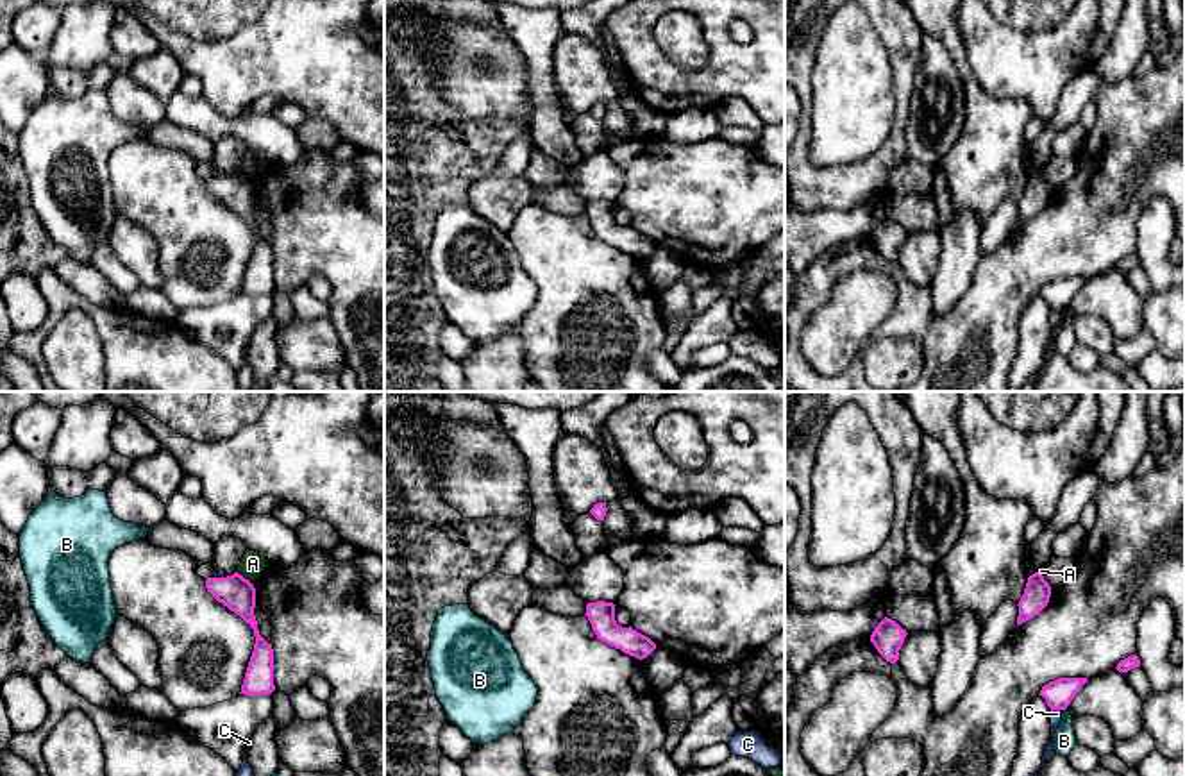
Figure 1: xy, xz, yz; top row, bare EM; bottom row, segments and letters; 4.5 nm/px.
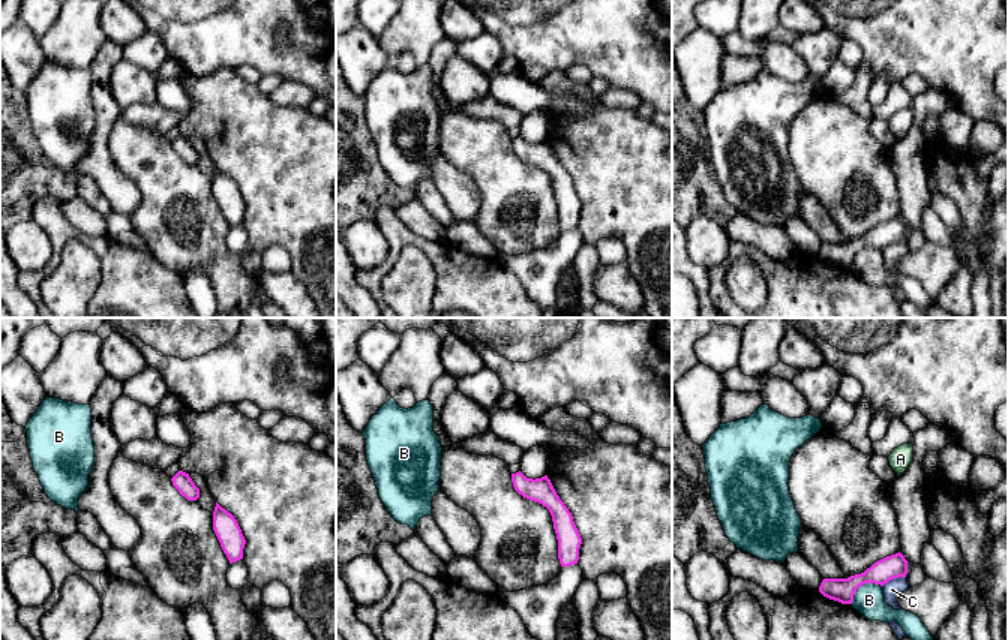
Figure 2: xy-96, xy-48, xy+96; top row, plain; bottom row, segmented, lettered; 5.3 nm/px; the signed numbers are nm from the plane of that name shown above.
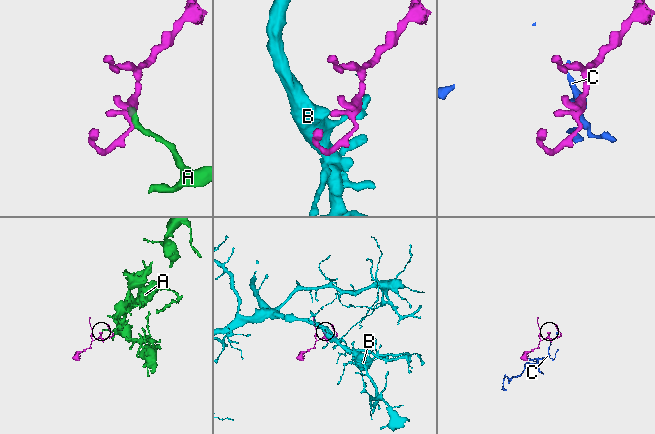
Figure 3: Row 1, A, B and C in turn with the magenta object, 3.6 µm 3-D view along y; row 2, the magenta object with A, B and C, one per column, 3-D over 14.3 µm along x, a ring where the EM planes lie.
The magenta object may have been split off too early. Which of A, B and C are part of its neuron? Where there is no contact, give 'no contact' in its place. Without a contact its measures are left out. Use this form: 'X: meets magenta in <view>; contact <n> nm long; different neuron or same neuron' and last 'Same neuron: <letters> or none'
A: meets magenta in xy; contact 90 nm long; different neuron
B: meets magenta in yz; contact 40 nm long; different neuron
C: meets magenta in yz; contact 60 nm long; different neuron
Same neuron: none

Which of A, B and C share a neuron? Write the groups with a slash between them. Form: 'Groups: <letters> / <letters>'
Groups: A / B / C

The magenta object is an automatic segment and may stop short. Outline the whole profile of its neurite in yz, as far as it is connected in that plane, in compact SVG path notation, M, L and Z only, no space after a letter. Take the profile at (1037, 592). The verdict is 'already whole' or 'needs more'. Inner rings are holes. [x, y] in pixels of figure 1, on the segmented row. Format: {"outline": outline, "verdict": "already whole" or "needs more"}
{"outline": "M1040 572L1028 578L1024 594L1019 601L1017 626L1038 615L1049 603L1051 586Z", "verdict": "already whole"}

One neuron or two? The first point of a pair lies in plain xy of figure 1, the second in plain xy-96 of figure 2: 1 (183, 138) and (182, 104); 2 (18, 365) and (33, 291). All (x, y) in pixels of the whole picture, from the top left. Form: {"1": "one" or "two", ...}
{"1": "two", "2": "two"}

